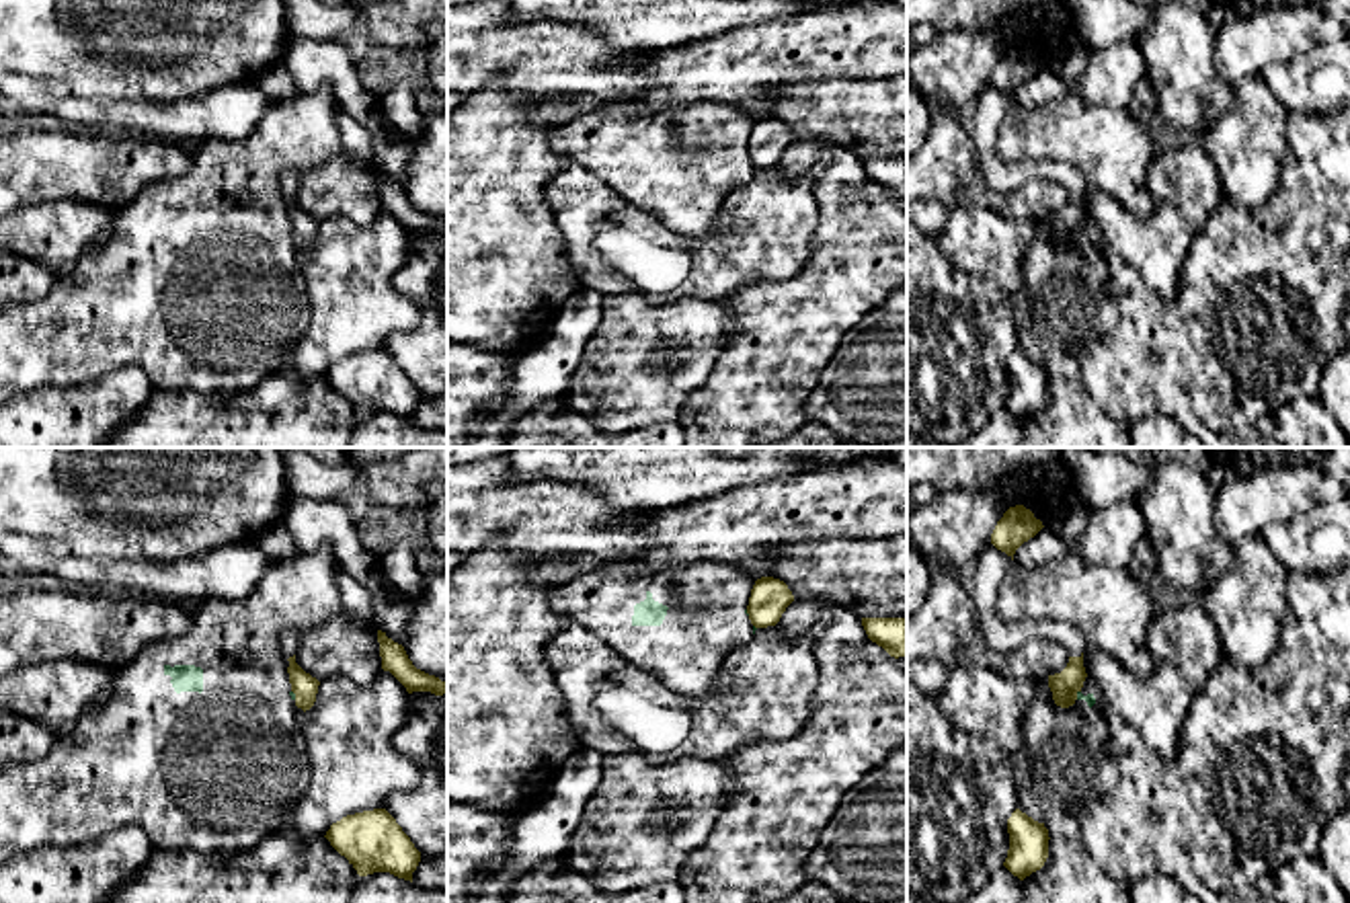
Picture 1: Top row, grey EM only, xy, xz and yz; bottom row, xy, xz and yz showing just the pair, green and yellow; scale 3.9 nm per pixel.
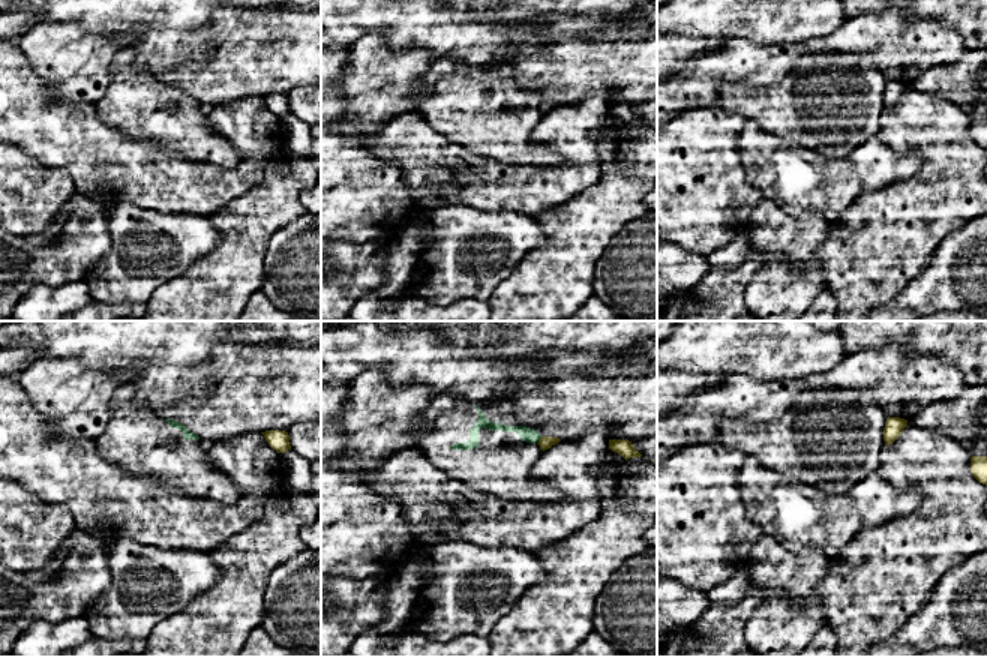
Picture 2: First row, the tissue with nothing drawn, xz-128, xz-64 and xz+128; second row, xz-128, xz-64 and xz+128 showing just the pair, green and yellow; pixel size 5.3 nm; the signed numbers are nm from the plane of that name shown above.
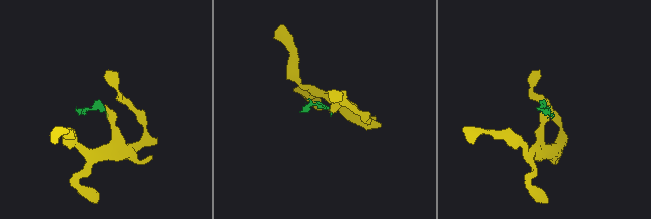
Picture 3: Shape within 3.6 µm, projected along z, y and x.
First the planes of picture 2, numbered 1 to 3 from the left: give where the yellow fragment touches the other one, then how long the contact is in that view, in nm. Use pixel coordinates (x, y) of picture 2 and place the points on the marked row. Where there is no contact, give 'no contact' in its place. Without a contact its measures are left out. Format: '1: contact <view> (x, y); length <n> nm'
1: no contact
2: contact xz-64 (539, 440); length 50 nm
3: no contact

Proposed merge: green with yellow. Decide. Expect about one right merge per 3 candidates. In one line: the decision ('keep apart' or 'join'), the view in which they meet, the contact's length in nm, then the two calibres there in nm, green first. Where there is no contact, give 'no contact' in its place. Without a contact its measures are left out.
keep apart; meets green in yz; contact 40 nm long; 40 nm thick on the green side, 110 nm on the other

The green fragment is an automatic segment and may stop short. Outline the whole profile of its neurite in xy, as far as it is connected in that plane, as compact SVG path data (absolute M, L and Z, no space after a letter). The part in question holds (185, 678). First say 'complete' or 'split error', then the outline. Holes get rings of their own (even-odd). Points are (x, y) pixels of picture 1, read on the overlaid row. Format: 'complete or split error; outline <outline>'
split error; outline M320 546L310 552L300 552L291 558L279 560L269 566L252 593L238 599L209 597L193 603L193 626L172 638L158 640L146 646L131 663L123 665L111 685L111 696L92 712L86 712L76 727L72 739L53 739L45 757L29 763L10 763L0 770L0 864L16 854L37 848L70 848L86 846L111 833L117 827L140 823L154 848L174 852L197 852L203 856L228 858L256 846L271 833L279 833L283 821L289 817L297 800L308 788L308 753L297 718L295 694L289 683L289 661L285 657L281 636L287 630L308 634L316 626L326 624L330 618L343 614L341 589L336 585L336 558L330 546Z

